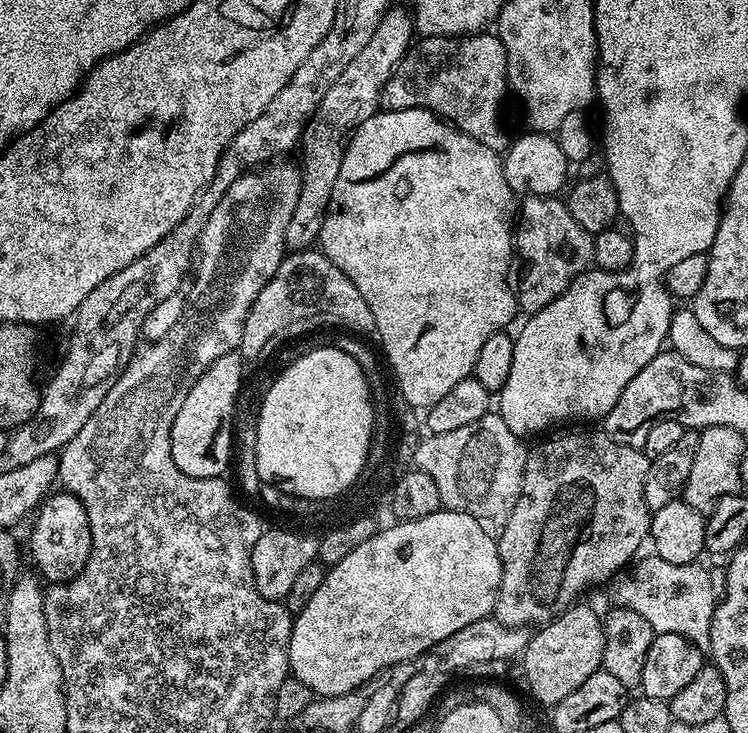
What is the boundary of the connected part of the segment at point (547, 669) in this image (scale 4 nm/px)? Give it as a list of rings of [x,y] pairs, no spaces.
[[[584,603],[573,604],[562,615],[537,627],[528,637],[522,653],[524,680],[537,705],[551,706],[562,702],[562,698],[578,690],[590,674],[601,671],[604,663],[604,622],[599,611],[596,613]]]

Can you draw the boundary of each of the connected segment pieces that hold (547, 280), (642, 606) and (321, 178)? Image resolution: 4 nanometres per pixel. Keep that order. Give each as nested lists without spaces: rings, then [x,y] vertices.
[[[524,196],[522,203],[518,208],[518,219],[514,224],[514,256],[518,261],[518,268],[520,264],[520,281],[515,281],[514,291],[516,293],[516,302],[521,313],[531,314],[542,310],[546,306],[550,306],[550,302],[554,302],[554,298],[560,295],[579,278],[582,273],[589,271],[590,265],[593,263],[593,233],[587,232],[582,226],[578,226],[578,222],[574,222],[574,214],[570,214],[567,203],[563,199],[556,196]]]
[[[648,554],[642,560],[635,565],[633,576],[625,575],[620,578],[625,580],[615,581],[611,603],[617,608],[629,608],[642,614],[642,618],[650,622],[653,633],[678,634],[696,648],[707,650],[710,646],[710,622],[718,603],[718,588],[712,585],[711,574],[700,562],[674,566],[674,562],[666,562],[654,554]]]
[[[399,6],[389,8],[374,30],[373,37],[366,42],[365,49],[342,70],[337,81],[330,86],[329,93],[322,98],[318,110],[308,120],[300,143],[304,160],[300,166],[300,194],[284,235],[285,247],[289,251],[305,251],[317,243],[351,134],[363,121],[379,111],[381,92],[398,62],[411,48],[413,40],[414,25],[409,11]]]

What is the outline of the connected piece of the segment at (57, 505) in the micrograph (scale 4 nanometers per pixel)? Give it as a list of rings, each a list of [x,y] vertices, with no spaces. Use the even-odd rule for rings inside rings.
[[[56,490],[41,503],[35,513],[35,520],[36,525],[28,536],[28,548],[32,551],[33,562],[36,563],[35,571],[51,585],[67,584],[84,569],[85,562],[90,558],[92,535],[86,510],[78,497]]]

